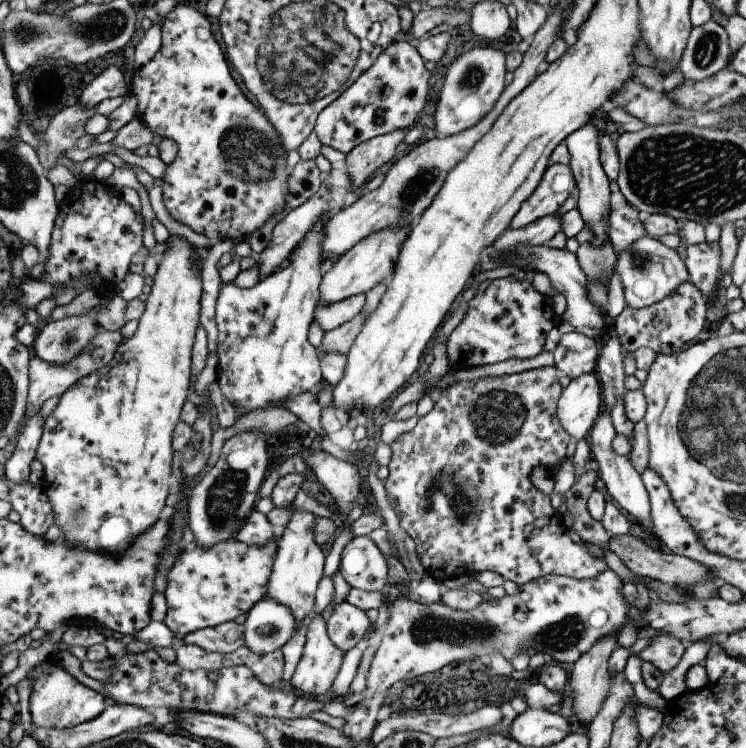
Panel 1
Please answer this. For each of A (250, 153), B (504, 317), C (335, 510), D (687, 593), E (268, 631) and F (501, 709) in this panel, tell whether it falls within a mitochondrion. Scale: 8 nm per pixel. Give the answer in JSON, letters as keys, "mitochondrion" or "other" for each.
{"A":"mitochondrion","B":"other","C":"other","D":"other","E":"mitochondrion","F":"other"}

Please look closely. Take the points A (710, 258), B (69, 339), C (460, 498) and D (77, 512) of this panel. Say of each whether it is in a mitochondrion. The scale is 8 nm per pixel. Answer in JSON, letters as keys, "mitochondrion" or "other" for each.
{"A":"other","B":"mitochondrion","C":"mitochondrion","D":"mitochondrion"}

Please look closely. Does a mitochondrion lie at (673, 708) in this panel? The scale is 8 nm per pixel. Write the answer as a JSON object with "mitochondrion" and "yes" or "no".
{"mitochondrion":"no"}

